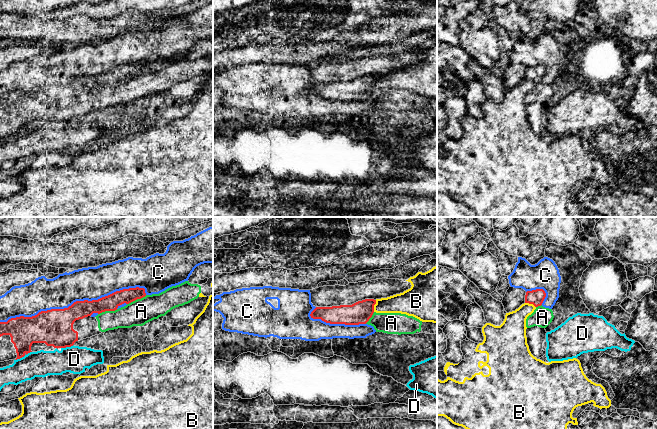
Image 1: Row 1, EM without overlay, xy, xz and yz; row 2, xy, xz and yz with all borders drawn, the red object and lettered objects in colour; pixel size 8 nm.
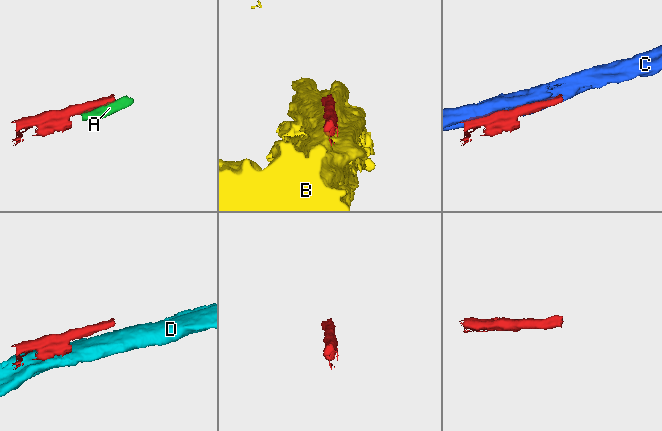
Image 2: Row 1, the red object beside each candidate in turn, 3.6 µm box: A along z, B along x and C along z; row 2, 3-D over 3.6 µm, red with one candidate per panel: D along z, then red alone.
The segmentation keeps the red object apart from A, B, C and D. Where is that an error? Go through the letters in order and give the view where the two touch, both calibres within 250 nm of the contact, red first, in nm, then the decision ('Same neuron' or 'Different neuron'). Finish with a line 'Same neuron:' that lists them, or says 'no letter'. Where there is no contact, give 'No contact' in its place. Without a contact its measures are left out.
A: Touches red in xy. Thickness 130 nm (red) against 200 nm. Same neuron
B: Touches red in xz. Thickness 180 nm (red) against 170 nm. Different neuron
C: Touches red in xy. Thickness 280 nm (red) against 260 nm. Different neuron
D: Touches red in xy. Thickness 300 nm (red) against 220 nm. Different neuron
Same neuron: A

